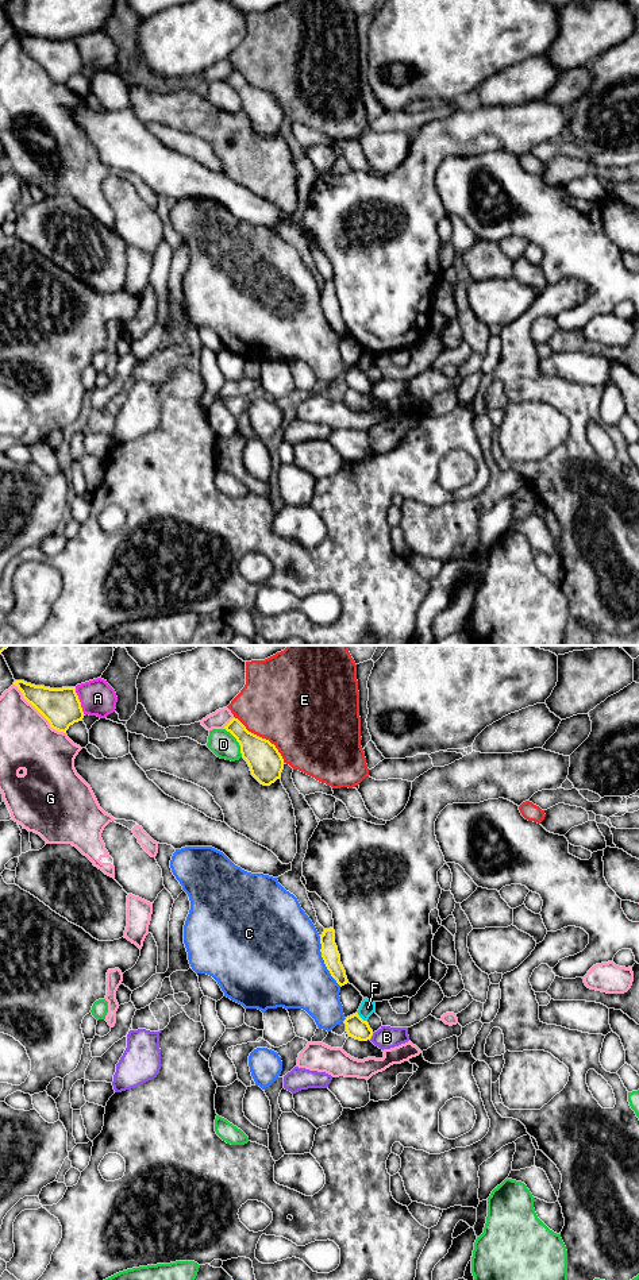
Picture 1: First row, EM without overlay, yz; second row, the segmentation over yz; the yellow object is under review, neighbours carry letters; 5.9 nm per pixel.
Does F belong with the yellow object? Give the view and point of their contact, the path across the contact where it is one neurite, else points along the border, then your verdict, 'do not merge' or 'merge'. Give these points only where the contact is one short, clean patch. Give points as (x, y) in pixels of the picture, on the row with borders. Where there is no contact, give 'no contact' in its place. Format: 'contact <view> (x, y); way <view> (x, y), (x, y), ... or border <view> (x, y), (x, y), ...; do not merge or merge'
contact yz (360, 1017); border yz (357, 1011), (366, 1021); do not merge

